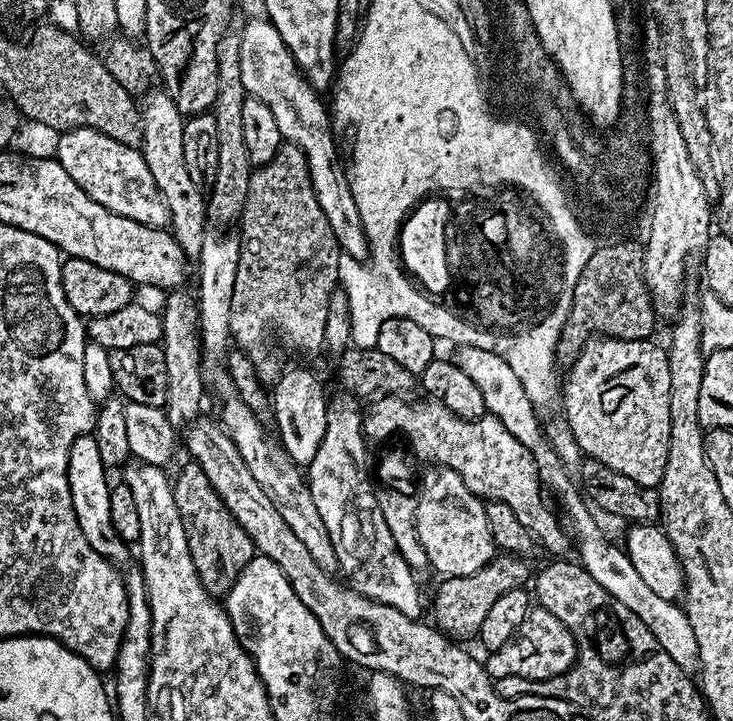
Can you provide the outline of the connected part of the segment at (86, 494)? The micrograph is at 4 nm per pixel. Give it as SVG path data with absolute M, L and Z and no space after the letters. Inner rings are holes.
M89 434L77 438L70 446L68 458L68 485L76 521L86 542L90 542L95 552L102 554L104 560L111 560L117 566L124 566L128 560L129 545L123 536L116 533L110 522L110 494L108 493L110 479L108 480L107 475L109 476L109 473L98 454L98 445L94 436Z

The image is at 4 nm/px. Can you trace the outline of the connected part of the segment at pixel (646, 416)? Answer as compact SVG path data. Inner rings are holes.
M595 337L576 355L576 361L567 369L568 377L562 380L562 416L568 421L581 453L647 488L656 488L663 478L670 442L670 362L667 351L654 341Z

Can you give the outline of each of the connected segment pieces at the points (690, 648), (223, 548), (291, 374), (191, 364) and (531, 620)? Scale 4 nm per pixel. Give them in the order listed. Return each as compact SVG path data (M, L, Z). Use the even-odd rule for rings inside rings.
M461 344L455 349L454 359L458 367L468 375L478 390L482 390L482 402L487 415L498 418L522 446L526 446L538 466L539 478L545 489L558 496L562 506L562 516L567 526L569 535L578 544L579 563L587 570L606 593L614 596L618 602L633 611L634 614L645 623L646 628L654 634L655 640L666 654L677 662L679 668L688 675L695 675L699 671L698 642L694 635L693 626L683 607L675 601L668 601L659 597L641 577L630 558L615 541L610 541L602 534L601 527L594 521L589 503L585 500L583 493L578 492L568 472L569 467L564 465L558 454L549 442L543 430L540 417L537 415L530 402L526 398L526 391L522 388L517 374L499 353L490 349L480 349L478 346Z
M188 462L171 483L174 502L178 502L178 518L182 518L182 530L186 532L186 546L190 546L190 558L194 558L200 584L209 597L223 597L232 589L241 568L245 568L257 555L256 545L246 530L242 530L242 526L238 526L238 522L228 513L228 507L212 489L200 464Z
M292 368L289 372L279 373L280 381L276 389L271 389L271 415L280 431L279 447L299 466L314 462L318 446L322 446L322 434L326 434L326 410L329 397L324 396L320 380L308 368Z
M184 290L171 293L168 309L163 309L164 334L162 347L166 354L166 402L163 409L173 426L187 426L201 415L200 403L206 396L206 382L200 374L201 347L198 345L198 305Z
M533 607L522 626L502 646L493 649L485 659L485 672L495 681L514 676L527 680L549 680L561 676L576 663L576 633L570 631L550 610Z

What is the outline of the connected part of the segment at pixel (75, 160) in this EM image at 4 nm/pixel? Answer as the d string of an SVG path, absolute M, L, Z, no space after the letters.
M75 128L69 132L63 133L58 142L55 159L59 160L60 165L78 182L78 186L94 202L106 206L114 214L122 214L126 218L134 218L134 222L142 222L151 228L164 228L169 223L170 217L168 208L164 200L156 191L154 178L150 178L150 170L146 166L144 156L136 148L128 148L124 144L114 142L114 138L106 138L106 134L95 132L93 128Z

